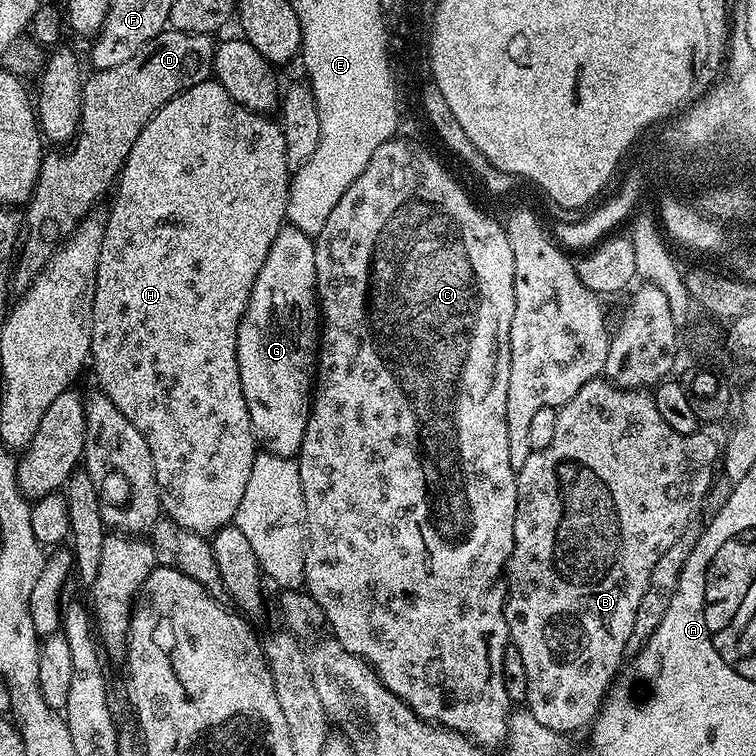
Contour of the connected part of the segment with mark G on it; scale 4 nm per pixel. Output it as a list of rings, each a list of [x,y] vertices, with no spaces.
[[[285,226],[274,238],[270,254],[252,287],[248,308],[238,326],[238,374],[259,447],[279,456],[295,457],[312,413],[318,359],[320,309],[316,294],[313,237]]]

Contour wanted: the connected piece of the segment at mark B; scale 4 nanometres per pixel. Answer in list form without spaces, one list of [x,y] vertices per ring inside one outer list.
[[[604,378],[586,382],[586,386],[582,386],[574,398],[570,398],[570,402],[558,409],[556,417],[558,427],[554,429],[550,444],[537,452],[532,451],[516,474],[518,502],[514,518],[514,546],[506,569],[504,617],[511,647],[522,654],[522,666],[526,666],[526,711],[534,714],[542,726],[561,734],[571,734],[579,728],[587,729],[596,719],[609,688],[621,671],[620,663],[628,652],[630,630],[634,630],[634,614],[638,614],[638,602],[642,602],[642,594],[646,594],[650,570],[654,570],[658,558],[662,558],[662,554],[666,554],[666,550],[670,550],[670,546],[682,538],[688,525],[697,519],[696,511],[701,511],[706,494],[713,488],[722,448],[719,443],[716,445],[714,437],[707,436],[707,431],[701,430],[687,436],[678,434],[678,430],[670,430],[662,414],[658,414],[651,391],[617,388]]]

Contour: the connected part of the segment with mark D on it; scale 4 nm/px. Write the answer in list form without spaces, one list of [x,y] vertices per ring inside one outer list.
[[[165,30],[159,32],[134,58],[126,58],[122,66],[114,66],[103,70],[93,71],[84,81],[84,93],[82,98],[82,114],[80,125],[74,139],[71,141],[70,149],[60,150],[57,156],[45,155],[40,162],[40,177],[34,186],[32,196],[26,205],[28,211],[28,224],[26,220],[26,235],[22,240],[22,251],[14,264],[14,280],[20,286],[27,286],[36,279],[40,271],[48,265],[49,258],[53,252],[60,247],[62,238],[71,236],[77,224],[97,207],[96,204],[104,196],[104,191],[111,189],[117,183],[120,169],[124,166],[124,159],[130,154],[138,134],[150,122],[150,118],[170,98],[182,94],[190,86],[201,84],[209,79],[214,72],[214,61],[216,59],[216,44],[211,35],[203,36],[193,32],[177,32]]]

